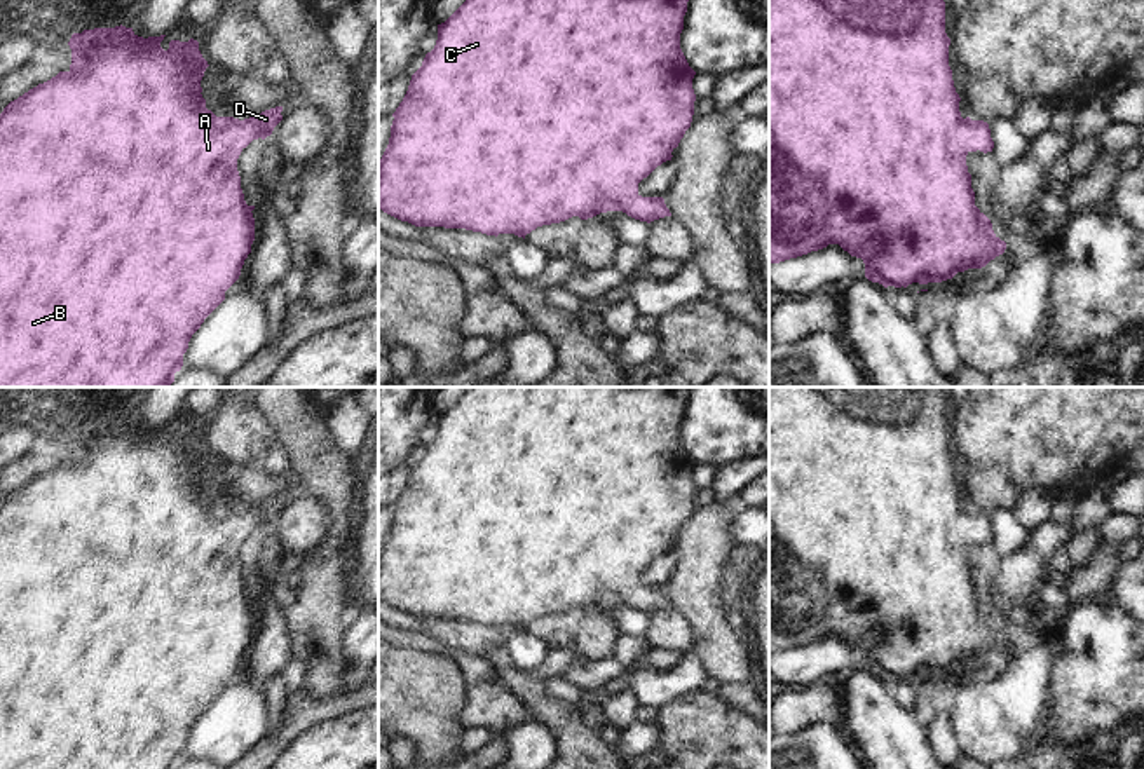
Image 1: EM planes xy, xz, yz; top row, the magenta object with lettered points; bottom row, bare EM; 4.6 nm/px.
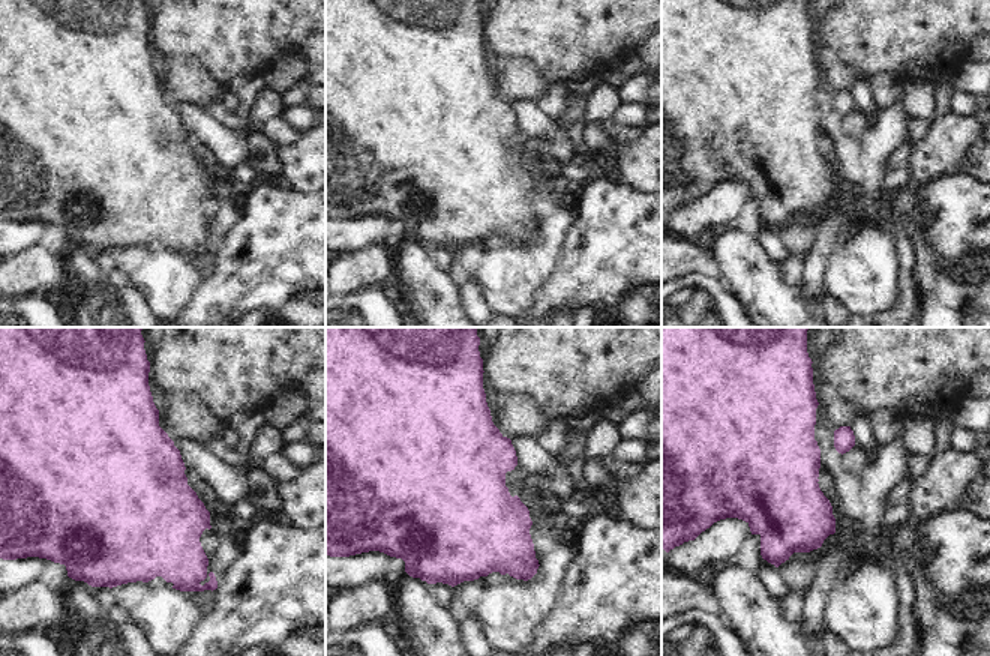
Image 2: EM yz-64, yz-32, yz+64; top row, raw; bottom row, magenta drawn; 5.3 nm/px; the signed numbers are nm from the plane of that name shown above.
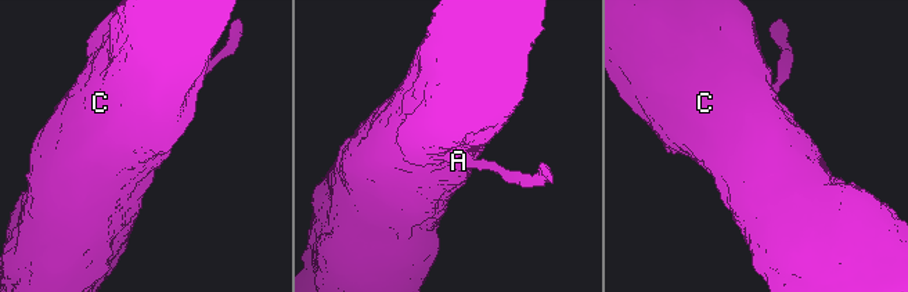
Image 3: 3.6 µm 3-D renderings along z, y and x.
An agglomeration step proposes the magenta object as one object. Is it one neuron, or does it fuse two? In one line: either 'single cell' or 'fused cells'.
single cell

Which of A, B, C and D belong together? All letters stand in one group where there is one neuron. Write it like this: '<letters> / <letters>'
A B C D

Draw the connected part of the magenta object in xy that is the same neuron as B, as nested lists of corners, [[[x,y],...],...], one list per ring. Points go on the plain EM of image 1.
[[[122,415],[73,424],[68,432],[70,460],[30,480],[0,504],[0,769],[174,769],[192,725],[241,666],[255,631],[255,596],[244,591],[237,549],[253,530],[272,525],[283,511],[283,497],[244,511],[216,507],[201,485],[201,471],[209,455],[199,432],[171,431],[164,441],[164,427],[143,429]]]

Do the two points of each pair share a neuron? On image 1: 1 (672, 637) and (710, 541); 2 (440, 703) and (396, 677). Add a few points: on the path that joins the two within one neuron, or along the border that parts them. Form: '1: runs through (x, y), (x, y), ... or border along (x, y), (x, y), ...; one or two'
1: border along (672, 605), (689, 625), (691, 649); two
2: runs through (429, 696), (417, 696), (407, 687); one

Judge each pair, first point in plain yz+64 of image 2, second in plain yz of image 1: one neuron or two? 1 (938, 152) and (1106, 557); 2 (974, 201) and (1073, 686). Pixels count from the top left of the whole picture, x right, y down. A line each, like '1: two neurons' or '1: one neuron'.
1: one neuron
2: one neuron

